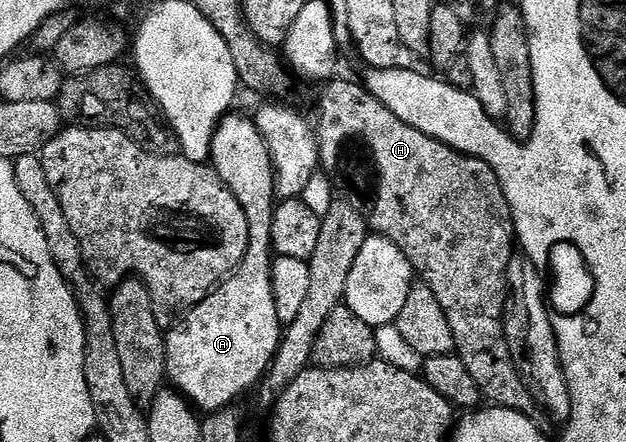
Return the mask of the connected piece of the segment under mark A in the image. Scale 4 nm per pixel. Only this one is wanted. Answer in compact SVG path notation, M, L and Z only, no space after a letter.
M236 115L225 116L216 127L210 164L246 214L246 254L227 280L218 284L202 303L187 309L180 318L184 320L167 329L164 342L168 359L166 376L171 387L193 409L204 414L221 412L235 405L243 392L252 387L253 391L263 381L282 339L272 285L272 210L278 203L276 170L255 119Z

